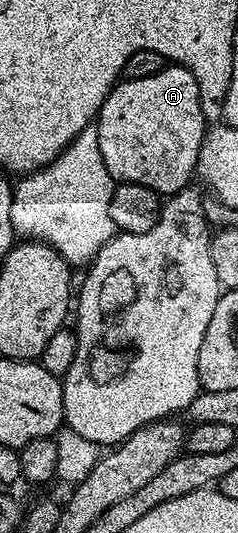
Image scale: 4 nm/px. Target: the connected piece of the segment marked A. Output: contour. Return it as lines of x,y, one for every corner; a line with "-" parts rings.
170,64
156,74
148,74
148,78
123,79
115,84
108,98
104,98
104,106
100,106
96,127
104,166
108,166
108,174
115,182
148,186
148,190
169,198
191,183
198,167
200,146
208,131
208,121
202,112
196,78
179,64

